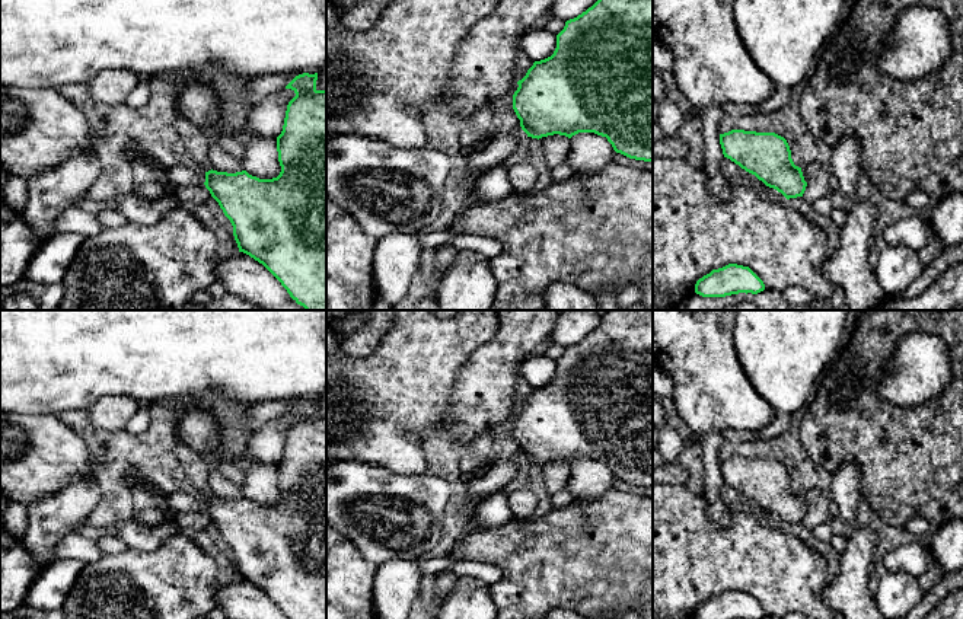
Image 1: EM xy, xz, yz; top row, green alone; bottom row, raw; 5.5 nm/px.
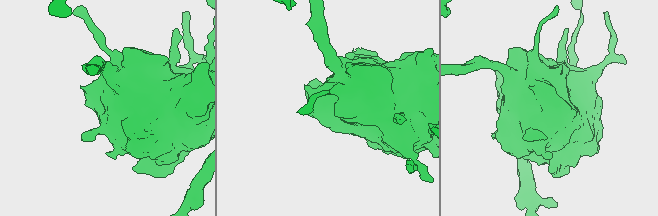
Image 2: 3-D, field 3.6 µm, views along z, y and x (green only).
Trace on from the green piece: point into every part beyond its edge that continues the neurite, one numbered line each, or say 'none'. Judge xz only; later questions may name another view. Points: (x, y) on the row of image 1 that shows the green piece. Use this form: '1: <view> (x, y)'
1: xz (491, 155)

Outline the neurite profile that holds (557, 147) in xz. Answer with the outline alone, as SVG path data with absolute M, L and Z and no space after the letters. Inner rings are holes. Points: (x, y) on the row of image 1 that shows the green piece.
M554 134L539 140L551 169L559 166L571 153L570 138L565 135Z

